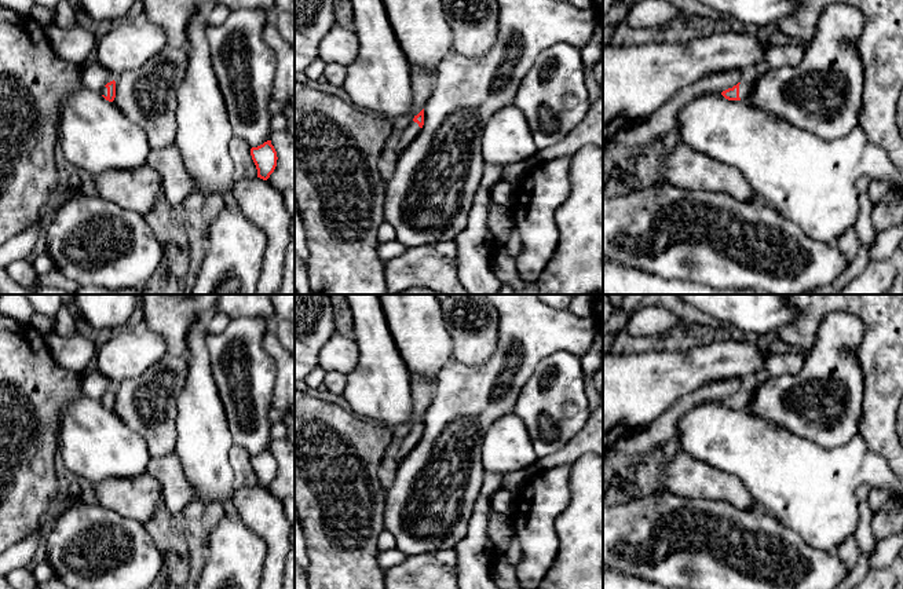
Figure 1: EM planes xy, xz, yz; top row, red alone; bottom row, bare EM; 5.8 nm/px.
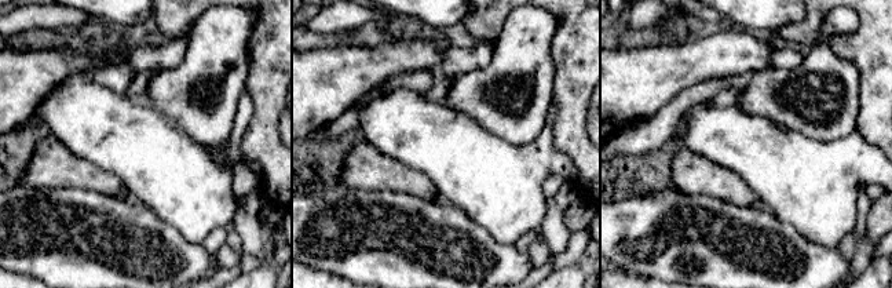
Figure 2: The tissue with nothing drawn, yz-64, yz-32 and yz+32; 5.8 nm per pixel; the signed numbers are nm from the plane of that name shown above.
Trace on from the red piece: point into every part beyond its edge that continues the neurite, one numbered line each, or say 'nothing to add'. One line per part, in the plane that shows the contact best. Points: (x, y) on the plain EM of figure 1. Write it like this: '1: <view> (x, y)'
1: yz (749, 386)

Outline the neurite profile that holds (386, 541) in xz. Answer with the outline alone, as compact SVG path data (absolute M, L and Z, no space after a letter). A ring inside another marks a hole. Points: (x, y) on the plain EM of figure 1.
M384 530L377 538L377 552L387 552L394 548L396 548L395 537L390 531Z

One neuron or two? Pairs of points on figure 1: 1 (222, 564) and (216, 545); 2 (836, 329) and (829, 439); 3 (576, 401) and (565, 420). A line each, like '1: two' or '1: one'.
1: one
2: one
3: one

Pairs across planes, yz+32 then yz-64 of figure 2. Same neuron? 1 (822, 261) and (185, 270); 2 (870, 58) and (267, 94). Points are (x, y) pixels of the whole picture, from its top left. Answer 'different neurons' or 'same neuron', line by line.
1: same neuron
2: same neuron

